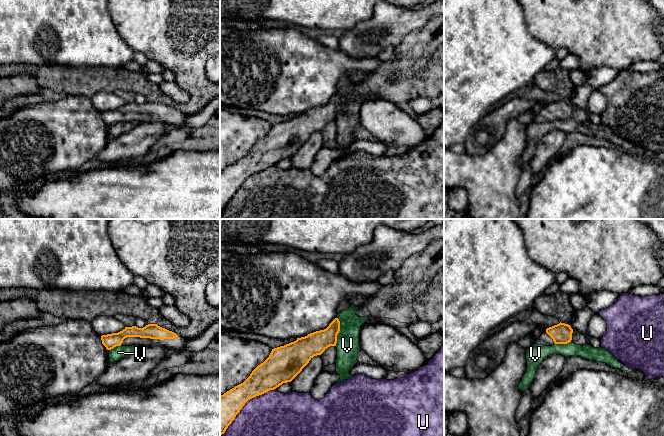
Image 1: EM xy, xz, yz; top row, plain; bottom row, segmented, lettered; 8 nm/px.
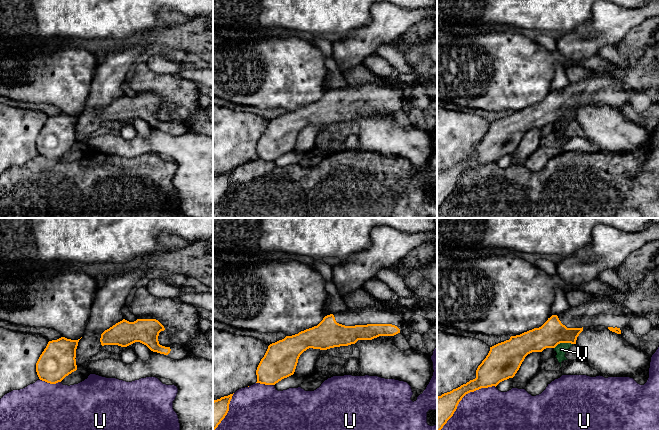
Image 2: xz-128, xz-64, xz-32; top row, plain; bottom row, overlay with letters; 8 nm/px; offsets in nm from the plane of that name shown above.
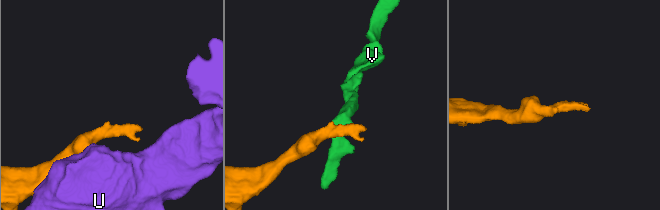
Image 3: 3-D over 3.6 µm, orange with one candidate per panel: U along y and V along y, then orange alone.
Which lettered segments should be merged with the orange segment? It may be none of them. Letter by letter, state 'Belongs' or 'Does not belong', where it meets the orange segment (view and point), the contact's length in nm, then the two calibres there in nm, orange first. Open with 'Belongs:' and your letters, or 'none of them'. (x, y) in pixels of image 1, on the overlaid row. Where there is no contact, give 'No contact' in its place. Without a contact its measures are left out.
Belongs: none of them
U: Does not belong. Touches orange at xz (244, 404). Shared border 600 nm. Thickness 240 nm (orange) against 360 nm
V: Does not belong. Touches orange at xz (339, 330). Shared border 240 nm. Thickness 180 nm (orange) against 180 nm

